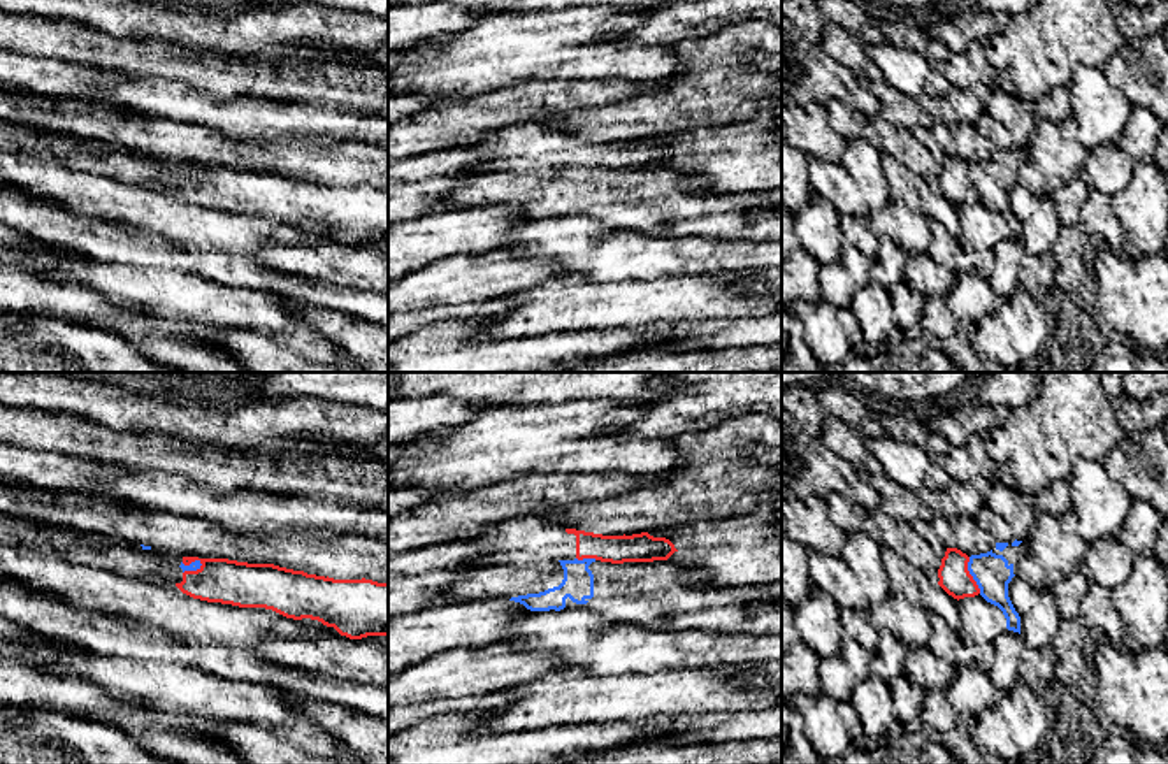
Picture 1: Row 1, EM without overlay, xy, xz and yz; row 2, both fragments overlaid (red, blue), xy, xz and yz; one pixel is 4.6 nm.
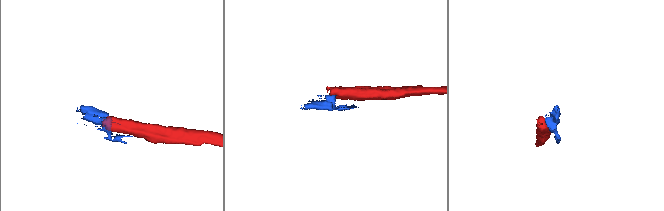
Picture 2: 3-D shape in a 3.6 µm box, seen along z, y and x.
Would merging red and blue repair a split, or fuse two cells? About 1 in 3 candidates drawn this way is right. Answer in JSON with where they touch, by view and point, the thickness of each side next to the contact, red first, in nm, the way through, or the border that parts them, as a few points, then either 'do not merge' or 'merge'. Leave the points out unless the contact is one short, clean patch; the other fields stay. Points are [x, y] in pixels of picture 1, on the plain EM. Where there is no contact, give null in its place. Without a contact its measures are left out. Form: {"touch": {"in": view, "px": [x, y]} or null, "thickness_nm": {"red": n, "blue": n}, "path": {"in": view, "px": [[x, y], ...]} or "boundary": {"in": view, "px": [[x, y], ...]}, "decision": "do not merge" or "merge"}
{"touch": {"in": "yz", "px": [970, 181]}, "thickness_nm": {"red": 140, "blue": 170}, "boundary": {"in": "yz", "px": [[968, 164], [968, 180], [980, 199]]}, "decision": "do not merge"}

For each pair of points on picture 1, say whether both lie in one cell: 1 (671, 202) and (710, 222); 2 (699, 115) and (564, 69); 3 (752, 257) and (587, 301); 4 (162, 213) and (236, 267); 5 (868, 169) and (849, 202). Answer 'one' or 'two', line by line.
1: one
2: two
3: two
4: two
5: one

